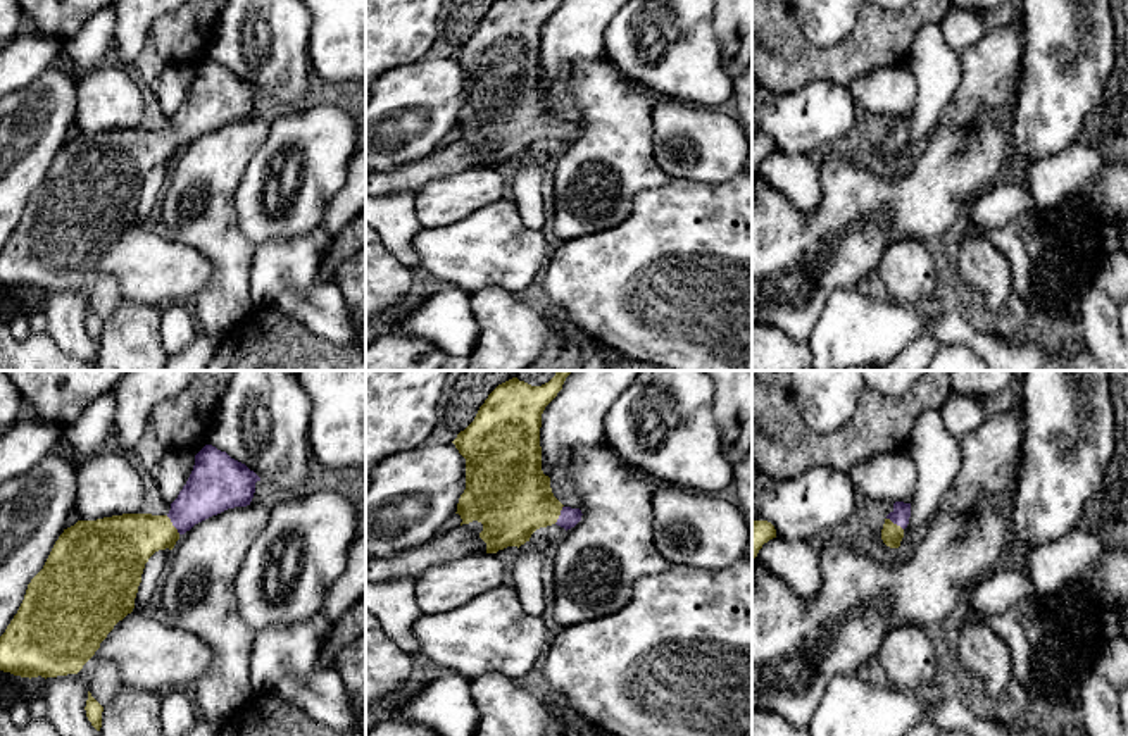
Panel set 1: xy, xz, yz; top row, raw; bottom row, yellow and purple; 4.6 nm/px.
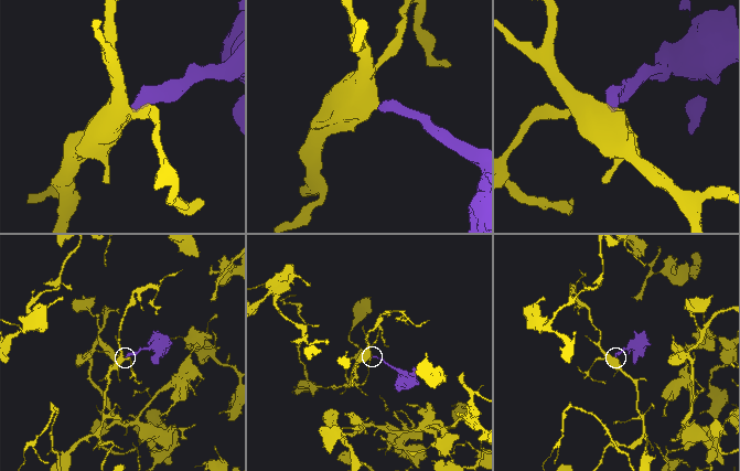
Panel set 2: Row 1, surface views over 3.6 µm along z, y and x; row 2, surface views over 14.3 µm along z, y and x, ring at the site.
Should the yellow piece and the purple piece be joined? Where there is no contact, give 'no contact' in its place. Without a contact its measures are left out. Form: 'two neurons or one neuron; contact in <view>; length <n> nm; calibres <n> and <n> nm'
one neuron; contact in xy; length 110 nm; calibres 280 and 240 nm

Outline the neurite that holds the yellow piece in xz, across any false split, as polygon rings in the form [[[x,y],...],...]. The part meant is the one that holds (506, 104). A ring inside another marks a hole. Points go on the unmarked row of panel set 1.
[[[497,0],[479,21],[474,34],[452,55],[466,72],[466,103],[457,126],[462,138],[483,138],[479,152],[486,167],[521,160],[531,148],[552,138],[566,145],[581,134],[581,124],[564,121],[552,107],[550,91],[542,84],[540,41],[545,21],[562,0]]]

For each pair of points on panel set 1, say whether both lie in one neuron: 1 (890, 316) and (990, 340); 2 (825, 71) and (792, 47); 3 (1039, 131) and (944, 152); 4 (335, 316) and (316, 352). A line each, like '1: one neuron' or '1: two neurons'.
1: one neuron
2: one neuron
3: two neurons
4: two neurons

